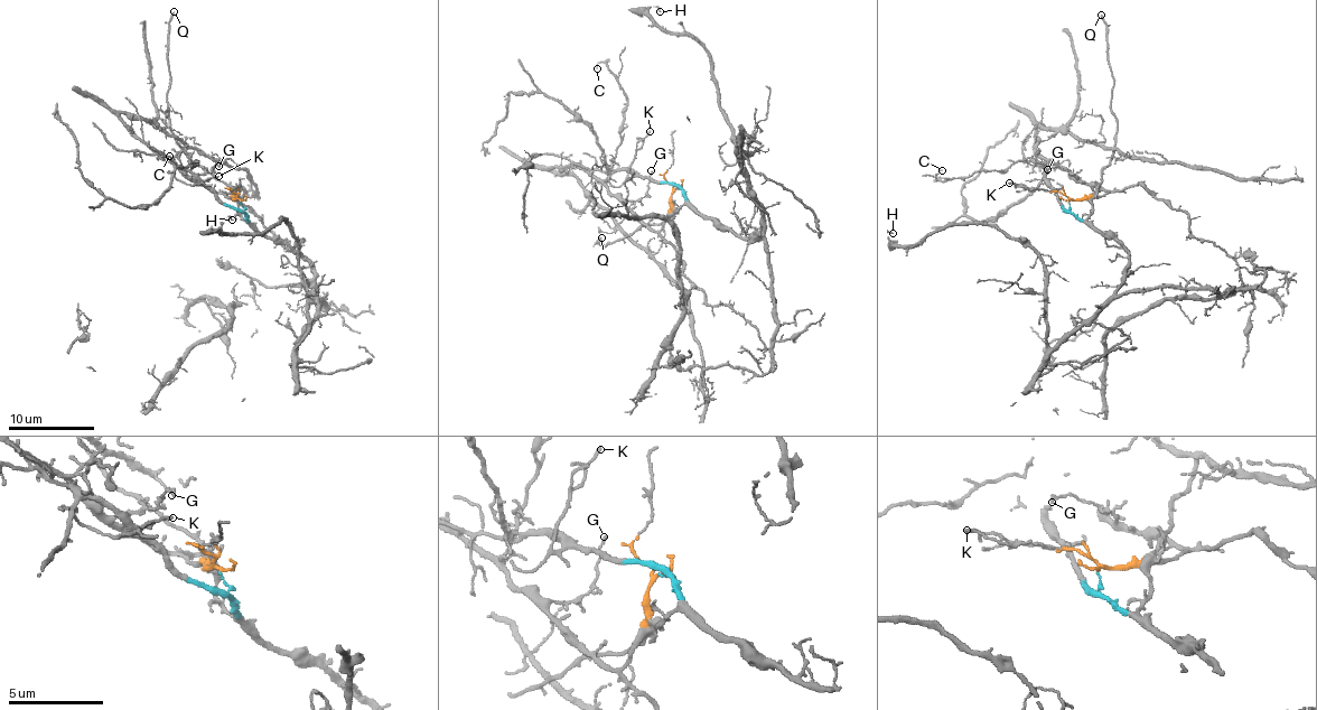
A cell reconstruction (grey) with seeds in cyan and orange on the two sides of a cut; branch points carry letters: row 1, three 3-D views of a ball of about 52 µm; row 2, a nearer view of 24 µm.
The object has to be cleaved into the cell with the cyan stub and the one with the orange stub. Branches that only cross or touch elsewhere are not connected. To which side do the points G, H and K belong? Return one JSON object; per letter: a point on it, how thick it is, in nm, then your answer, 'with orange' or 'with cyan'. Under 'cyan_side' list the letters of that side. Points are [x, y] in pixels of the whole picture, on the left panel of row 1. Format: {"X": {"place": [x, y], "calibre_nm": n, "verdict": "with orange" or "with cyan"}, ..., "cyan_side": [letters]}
{"G": {"place": [218, 166], "calibre_nm": 130, "verdict": "with orange"}, "H": {"place": [232, 220], "calibre_nm": 110, "verdict": "with cyan"}, "K": {"place": [218, 176], "calibre_nm": 130, "verdict": "with cyan"}, "cyan_side": ["H", "K"]}

